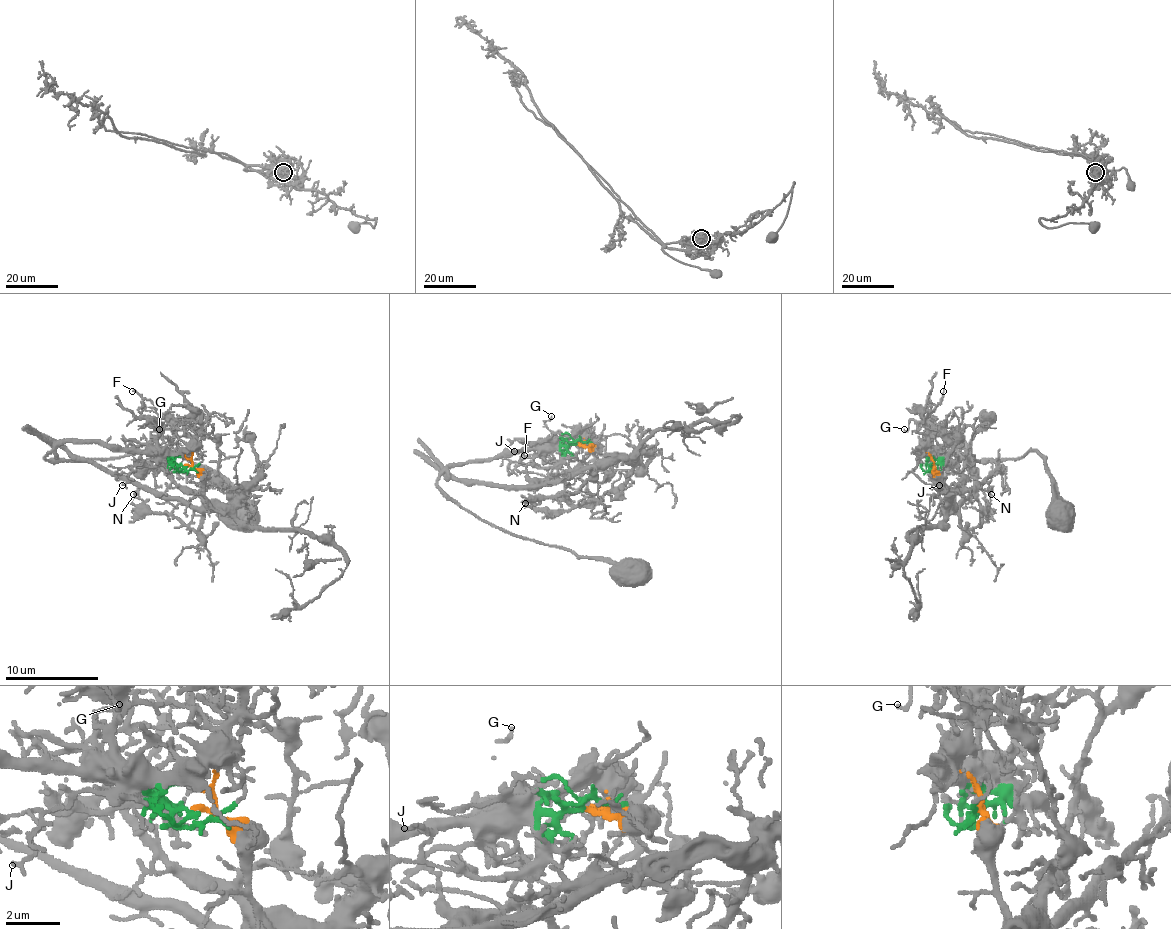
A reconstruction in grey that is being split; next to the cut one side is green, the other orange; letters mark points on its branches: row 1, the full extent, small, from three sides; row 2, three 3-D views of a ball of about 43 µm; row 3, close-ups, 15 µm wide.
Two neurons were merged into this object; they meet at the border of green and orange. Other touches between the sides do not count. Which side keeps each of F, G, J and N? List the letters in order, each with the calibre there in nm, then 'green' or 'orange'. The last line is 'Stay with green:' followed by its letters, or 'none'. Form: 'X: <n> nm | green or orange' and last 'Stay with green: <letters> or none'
F: 120 nm | green
G: 130 nm | green
J: 150 nm | green
N: 110 nm | orange
Stay with green: F, G, J

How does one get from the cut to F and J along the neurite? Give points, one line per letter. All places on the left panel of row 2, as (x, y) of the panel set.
F: (184, 467), (177, 467), (156, 441), (156, 427), (142, 413), (142, 399), (133, 390)
J: (184, 467), (163, 462), (128, 467), (128, 481), (121, 485)

